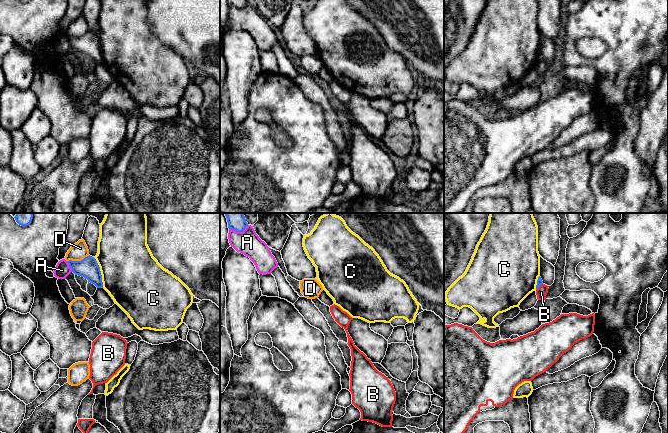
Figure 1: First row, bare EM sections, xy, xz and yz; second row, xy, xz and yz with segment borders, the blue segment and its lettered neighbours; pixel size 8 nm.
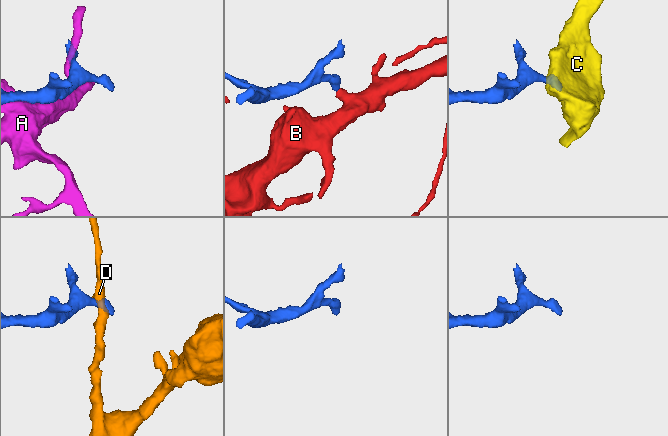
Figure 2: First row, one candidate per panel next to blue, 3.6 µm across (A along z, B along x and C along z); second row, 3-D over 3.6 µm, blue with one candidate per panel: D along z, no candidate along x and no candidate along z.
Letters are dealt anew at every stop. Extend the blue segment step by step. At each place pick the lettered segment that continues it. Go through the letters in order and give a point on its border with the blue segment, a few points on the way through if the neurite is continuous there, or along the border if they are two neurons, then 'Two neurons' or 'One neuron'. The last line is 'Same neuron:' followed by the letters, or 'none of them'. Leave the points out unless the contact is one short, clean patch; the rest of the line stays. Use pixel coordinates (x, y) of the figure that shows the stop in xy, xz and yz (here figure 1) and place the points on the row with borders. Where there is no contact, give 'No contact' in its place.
A: Touches blue at xz (238, 231). Two neurons
B: Touches blue at yz (539, 286). Boundary: yz (542, 283), (536, 290). Two neurons
C: Touches blue at xy (100, 272). Boundary: xy (93, 257), (99, 267), (103, 287). Two neurons
D: Touches blue at xy (78, 261). Boundary: xy (89, 255), (80, 260), (67, 261). Two neurons
Same neuron: none of them

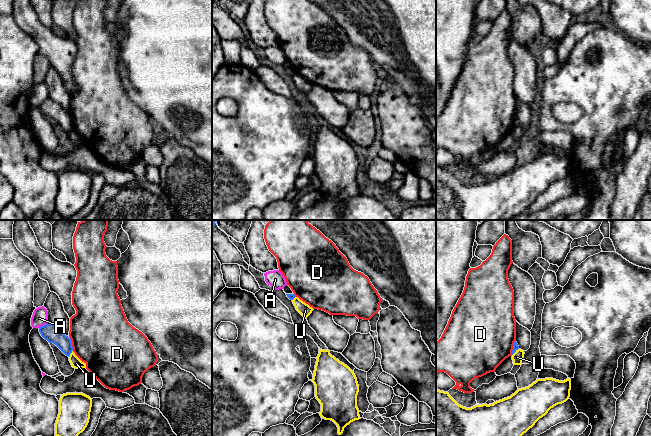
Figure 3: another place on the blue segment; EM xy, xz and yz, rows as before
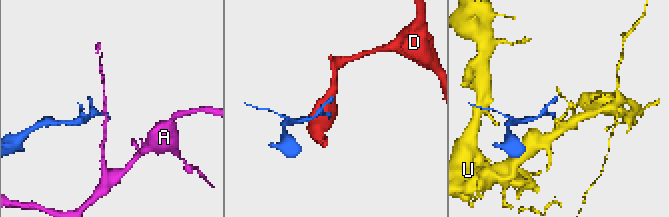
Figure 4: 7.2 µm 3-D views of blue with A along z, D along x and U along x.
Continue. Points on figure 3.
A: Touches blue at xy (44, 325). Boundary: xy (48, 321), (38, 327). Two neurons
D: Touches blue at xy (71, 344). Boundary: xy (69, 338), (73, 350). Two neurons
U: Touches blue at xy (71, 352). Boundary: xy (72, 350), (68, 356). Two neurons
Same neuron: none of them

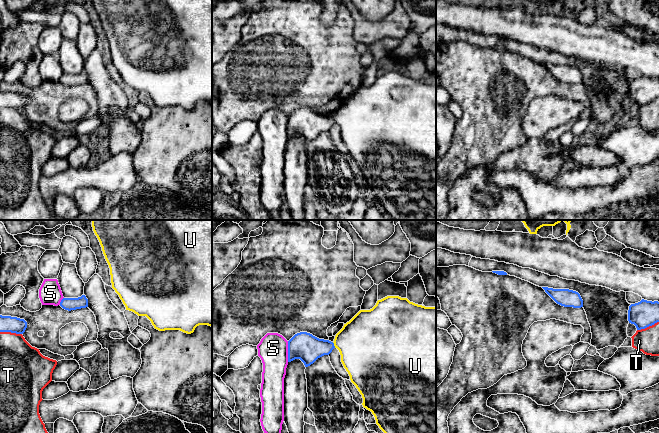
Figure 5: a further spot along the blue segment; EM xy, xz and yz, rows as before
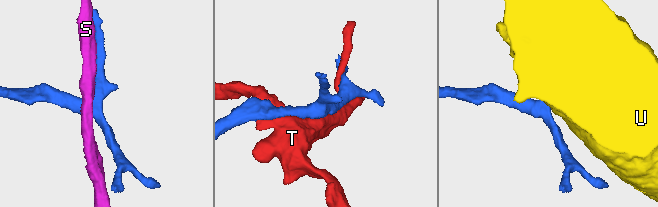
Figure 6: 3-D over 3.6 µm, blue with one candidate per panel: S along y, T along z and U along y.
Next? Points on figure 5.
S: Touches blue at xz (288, 351). Two neurons
T: Touches blue at xy (11, 332). Two neurons
U: Touches blue at xz (333, 345). Boundary: xz (332, 342), (335, 347). Two neurons
Same neuron: none of them

